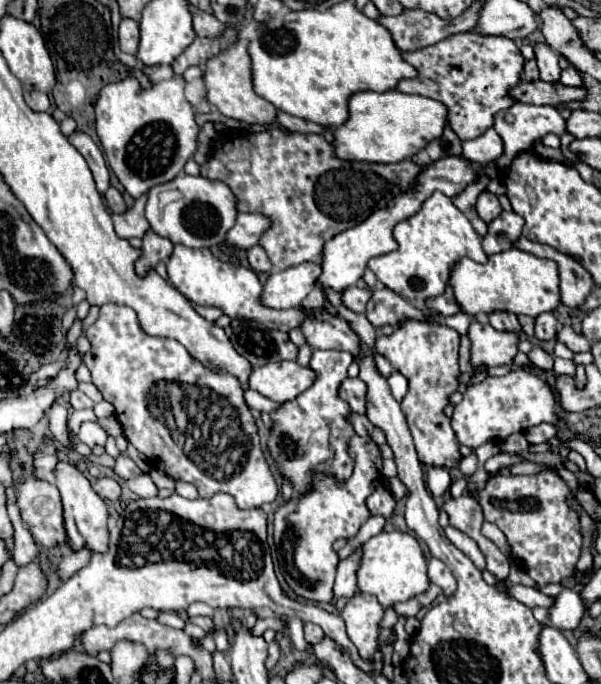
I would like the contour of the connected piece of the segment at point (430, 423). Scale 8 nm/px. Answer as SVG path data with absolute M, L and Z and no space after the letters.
M406 320L400 324L400 328L394 330L390 336L380 336L376 340L376 352L380 356L386 356L386 360L392 364L394 370L398 370L406 380L408 380L408 396L402 400L402 412L408 420L408 428L412 432L418 460L432 468L456 468L458 462L462 460L460 454L460 444L454 436L454 430L450 428L450 418L444 414L444 408L450 404L450 396L458 390L460 384L460 368L458 368L458 346L460 346L460 334L454 328L448 328L444 324L426 324L426 322L416 322L416 320Z

